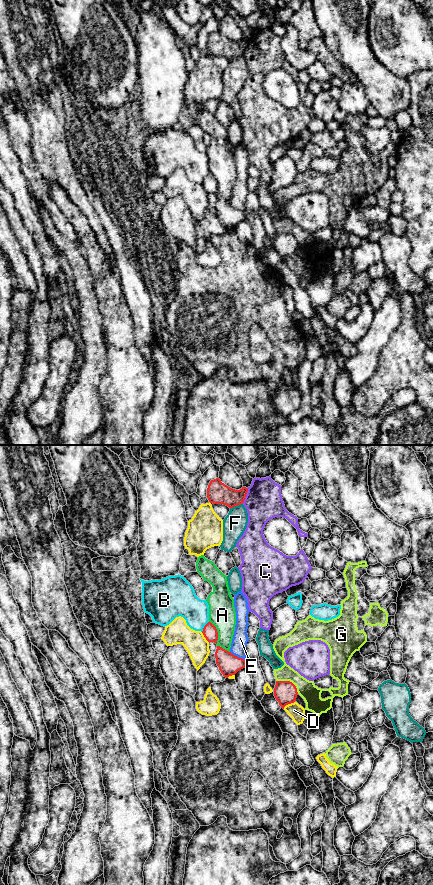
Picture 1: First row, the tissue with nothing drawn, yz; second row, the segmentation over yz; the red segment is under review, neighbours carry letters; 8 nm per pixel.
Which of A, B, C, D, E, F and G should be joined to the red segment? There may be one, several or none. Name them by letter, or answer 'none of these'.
none of these

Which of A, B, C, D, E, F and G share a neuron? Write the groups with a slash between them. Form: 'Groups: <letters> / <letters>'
Groups: A / B / C / D / E / F / G

